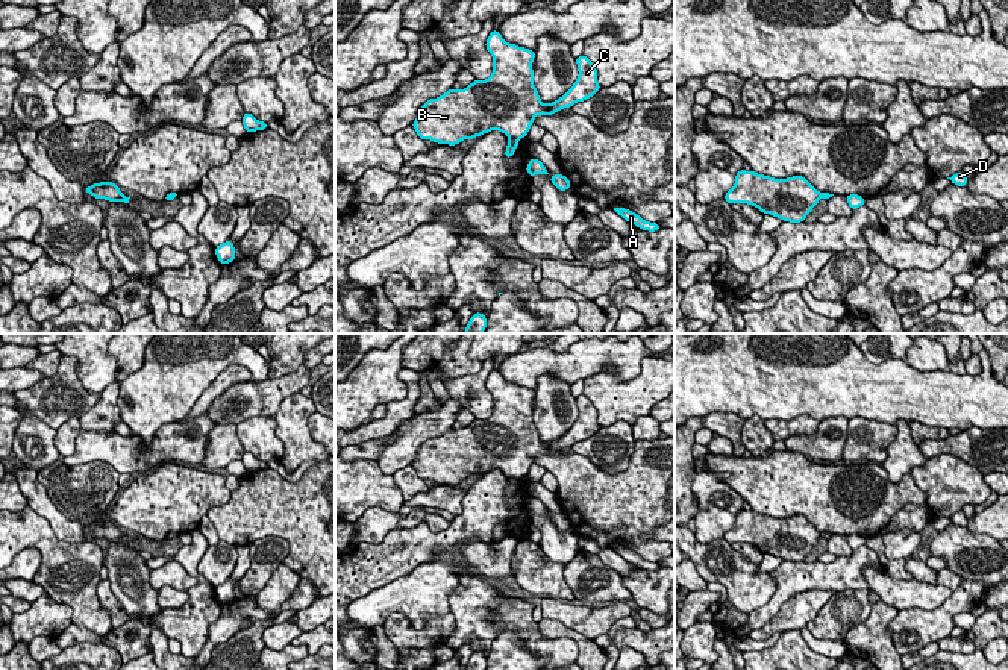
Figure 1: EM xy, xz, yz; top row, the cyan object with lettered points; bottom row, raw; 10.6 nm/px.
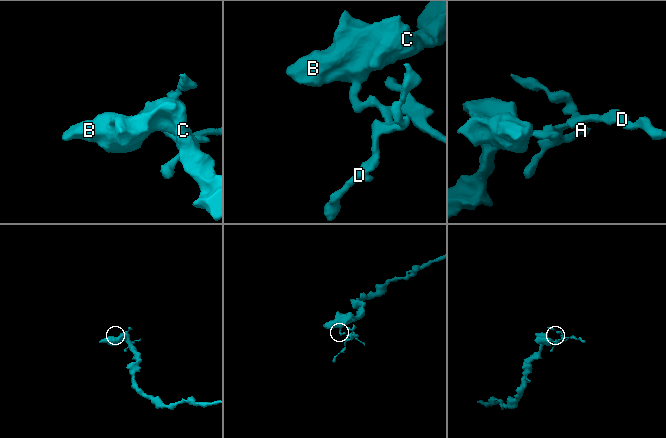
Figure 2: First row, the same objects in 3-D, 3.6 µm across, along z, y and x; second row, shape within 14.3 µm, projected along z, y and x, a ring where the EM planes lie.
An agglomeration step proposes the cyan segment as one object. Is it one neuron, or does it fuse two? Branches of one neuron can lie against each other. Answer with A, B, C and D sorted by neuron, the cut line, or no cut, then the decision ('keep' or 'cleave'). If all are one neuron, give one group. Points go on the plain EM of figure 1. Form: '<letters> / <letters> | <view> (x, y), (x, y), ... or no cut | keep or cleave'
A D / B C | xz (511, 476), (517, 479) | cleave

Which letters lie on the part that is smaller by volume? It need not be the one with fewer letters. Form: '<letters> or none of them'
A, D

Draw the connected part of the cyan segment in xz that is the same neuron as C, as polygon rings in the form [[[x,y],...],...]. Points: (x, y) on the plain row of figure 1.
[[[496,368],[485,387],[493,396],[493,414],[423,443],[411,464],[418,477],[456,485],[462,479],[500,470],[508,477],[521,479],[538,453],[552,455],[593,437],[602,427],[596,406],[581,394],[576,397],[578,420],[562,437],[546,444],[532,418],[535,390],[506,382]]]

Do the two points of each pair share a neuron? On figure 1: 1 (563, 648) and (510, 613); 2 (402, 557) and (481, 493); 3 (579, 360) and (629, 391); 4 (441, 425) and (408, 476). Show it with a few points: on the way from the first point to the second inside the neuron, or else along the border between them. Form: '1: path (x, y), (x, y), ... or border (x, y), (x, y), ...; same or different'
1: path (549, 648), (544, 648), (523, 626); same
2: path (425, 544), (444, 540), (469, 516); same
3: border (635, 376), (619, 381), (608, 363), (582, 379); different
4: border (410, 464), (391, 475); different

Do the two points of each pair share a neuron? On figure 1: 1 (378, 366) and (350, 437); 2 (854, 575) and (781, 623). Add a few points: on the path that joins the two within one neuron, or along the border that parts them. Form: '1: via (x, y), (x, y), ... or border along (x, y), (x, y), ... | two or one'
1: border along (373, 419), (350, 431) | two
2: border along (834, 590), (804, 590), (795, 596) | two

